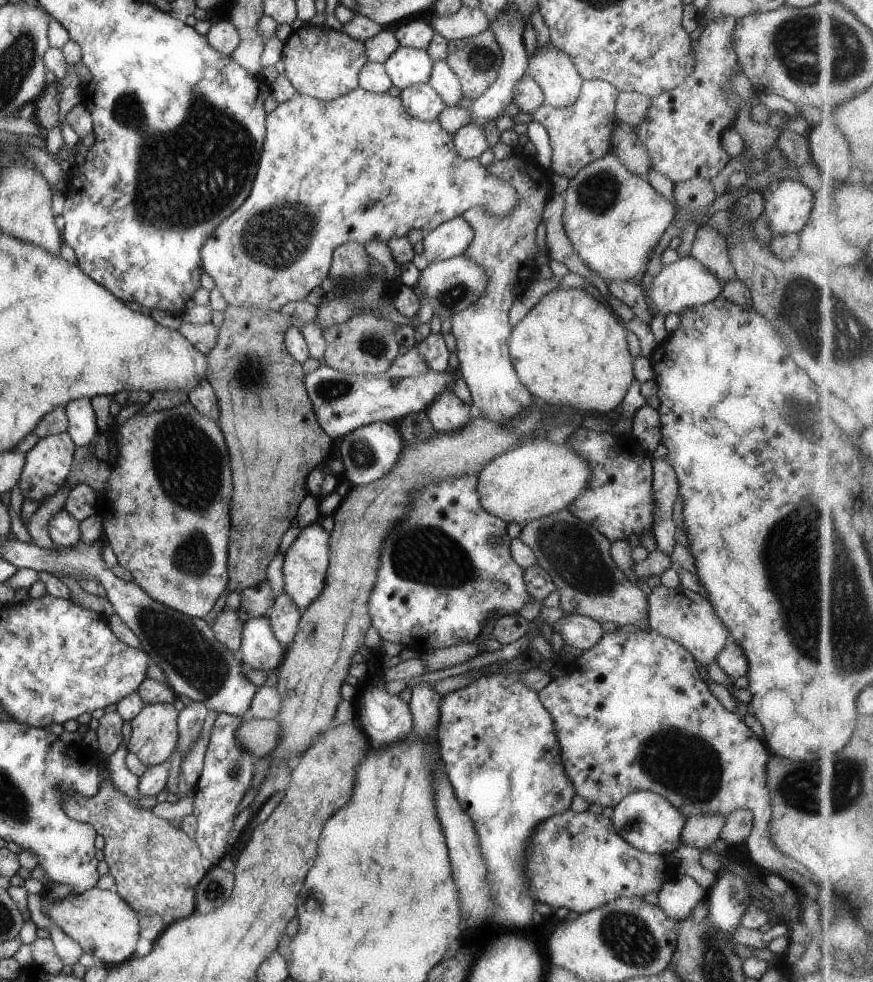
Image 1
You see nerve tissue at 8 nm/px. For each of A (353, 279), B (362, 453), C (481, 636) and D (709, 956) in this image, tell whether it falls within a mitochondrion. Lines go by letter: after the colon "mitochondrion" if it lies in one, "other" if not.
A: mitochondrion
B: mitochondrion
C: other
D: mitochondrion

